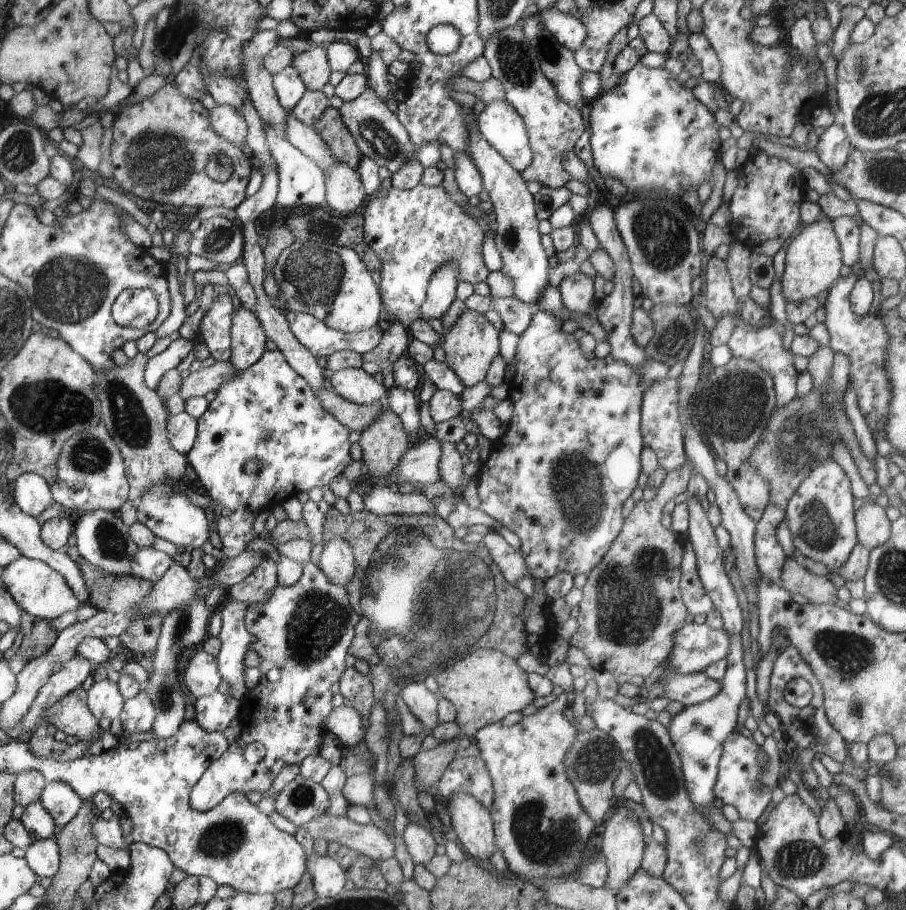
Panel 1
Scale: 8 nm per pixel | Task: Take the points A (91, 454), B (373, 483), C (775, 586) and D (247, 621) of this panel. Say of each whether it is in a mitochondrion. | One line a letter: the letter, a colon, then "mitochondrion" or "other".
A: mitochondrion
B: other
C: other
D: other

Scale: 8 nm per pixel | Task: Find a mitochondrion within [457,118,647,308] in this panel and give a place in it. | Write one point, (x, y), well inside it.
(510, 236)

